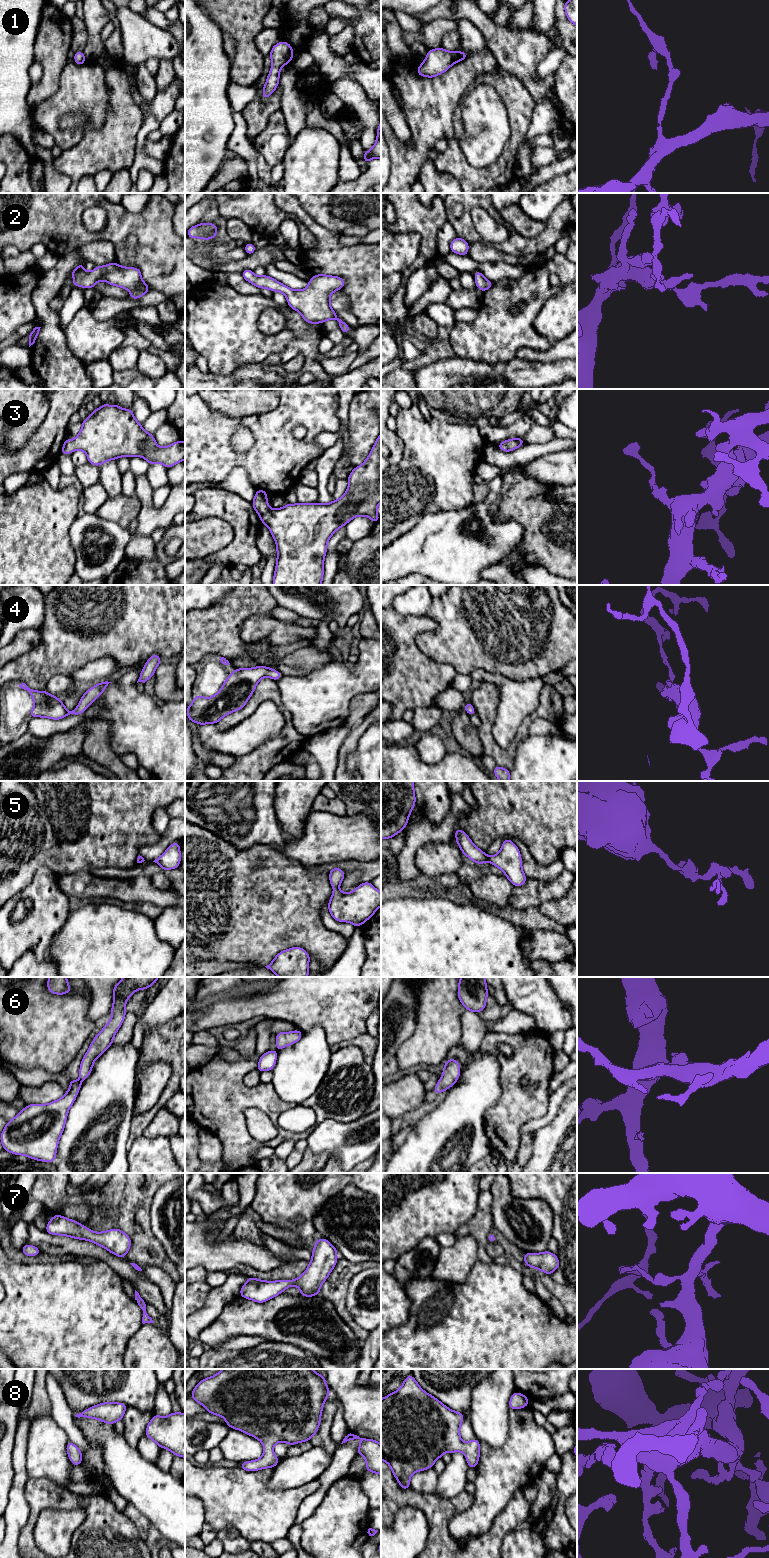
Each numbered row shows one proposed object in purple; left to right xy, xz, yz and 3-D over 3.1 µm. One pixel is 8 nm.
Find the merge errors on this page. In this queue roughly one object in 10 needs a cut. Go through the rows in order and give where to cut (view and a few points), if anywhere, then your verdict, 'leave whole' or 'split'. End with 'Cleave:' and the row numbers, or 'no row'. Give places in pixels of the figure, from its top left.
1: cut none; leave whole
2: cut none; leave whole
3: cut none; leave whole
4: cut none; leave whole
5: cut none; leave whole
6: cut xy (79, 1080), (81, 1082); split
7: cut none; leave whole
8: cut none; leave whole
Cleave: 6

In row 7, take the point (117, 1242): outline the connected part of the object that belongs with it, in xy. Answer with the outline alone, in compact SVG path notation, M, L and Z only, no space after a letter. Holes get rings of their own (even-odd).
M59 1214L51 1218L45 1231L50 1235L62 1235L91 1241L124 1259L131 1246L129 1235L122 1232L119 1228L110 1229L105 1232L93 1232L79 1222Z

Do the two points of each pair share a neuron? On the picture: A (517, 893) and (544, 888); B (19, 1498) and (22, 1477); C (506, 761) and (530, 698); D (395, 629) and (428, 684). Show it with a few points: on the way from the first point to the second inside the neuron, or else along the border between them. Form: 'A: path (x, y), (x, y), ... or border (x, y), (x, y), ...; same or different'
A: path (524, 893), (537, 891); same
B: path (19, 1493), (19, 1482); same
C: border (535, 710), (521, 723), (515, 738), (506, 747); different
D: path (398, 643), (400, 656), (414, 670); same

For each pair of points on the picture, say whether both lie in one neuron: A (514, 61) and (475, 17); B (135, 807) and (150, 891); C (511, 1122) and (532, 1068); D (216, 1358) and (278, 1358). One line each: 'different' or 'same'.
A: same
B: different
C: same
D: same

